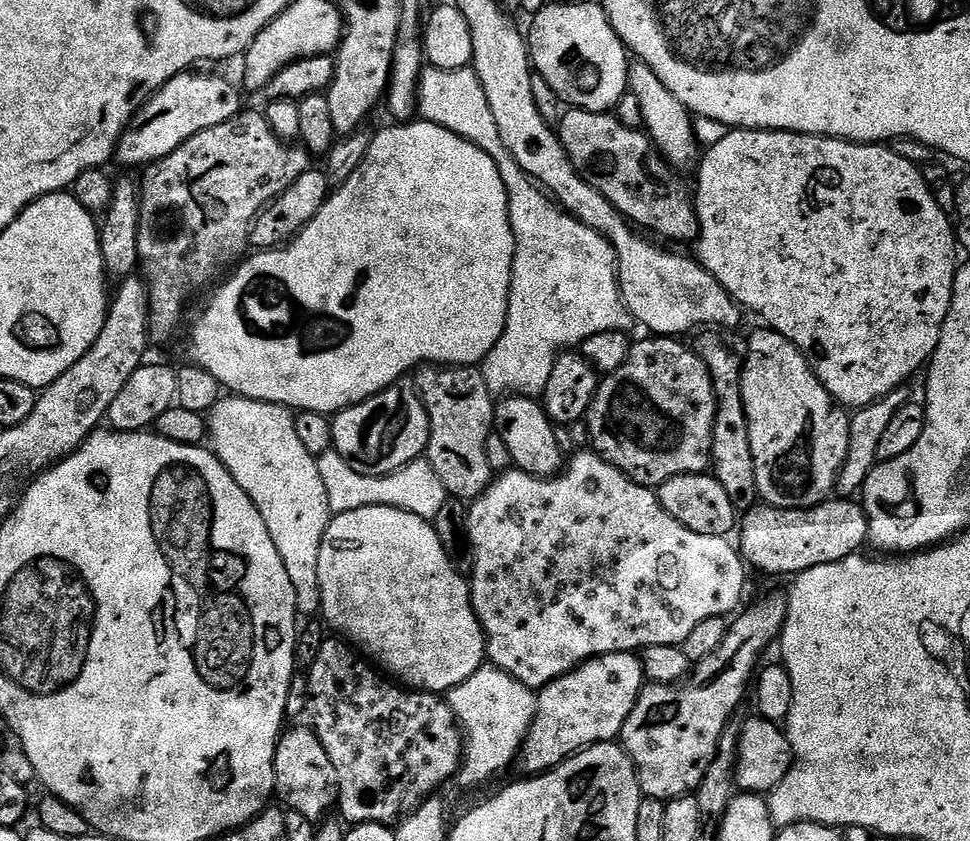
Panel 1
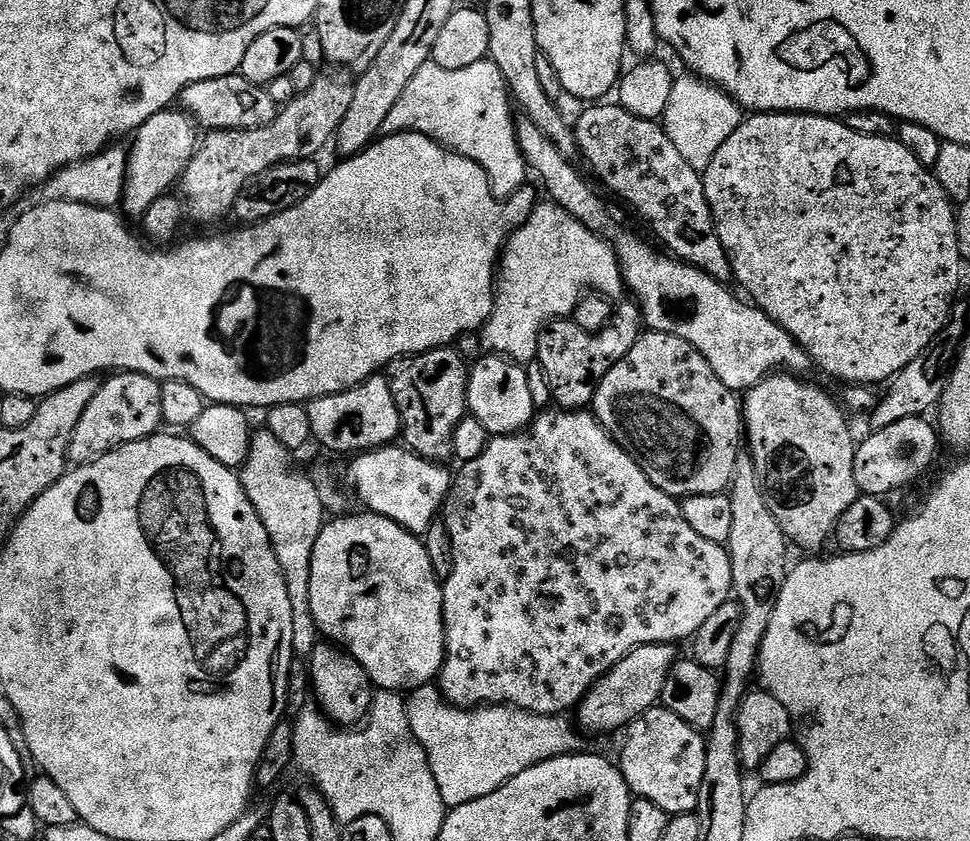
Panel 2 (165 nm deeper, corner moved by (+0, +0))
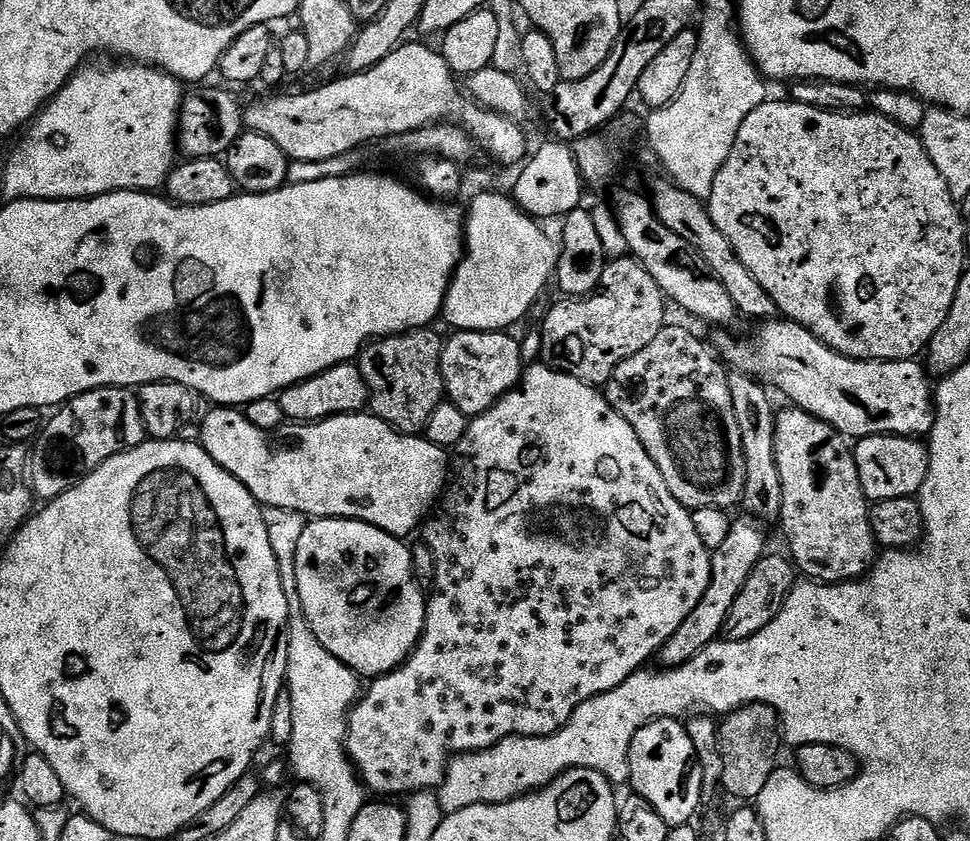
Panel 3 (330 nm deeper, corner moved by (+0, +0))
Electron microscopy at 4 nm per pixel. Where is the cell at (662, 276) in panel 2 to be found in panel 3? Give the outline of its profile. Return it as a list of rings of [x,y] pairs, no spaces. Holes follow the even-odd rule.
[[[773,318],[761,323],[753,340],[735,340],[731,331],[720,330],[716,336],[715,351],[729,369],[744,372],[765,386],[780,388],[791,403],[817,416],[831,428],[835,428],[845,438],[865,436],[910,436],[924,438],[931,433],[932,423],[936,421],[934,411],[934,388],[928,385],[929,373],[919,359],[911,360],[855,360],[826,346],[810,330],[792,320]]]

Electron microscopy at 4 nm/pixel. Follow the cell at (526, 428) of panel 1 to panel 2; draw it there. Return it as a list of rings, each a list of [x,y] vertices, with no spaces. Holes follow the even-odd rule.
[[[495,354],[485,355],[485,360],[480,360],[471,365],[468,373],[468,411],[482,426],[486,426],[489,437],[510,436],[514,432],[525,431],[538,415],[536,400],[532,397],[532,384],[528,381],[529,369],[525,365],[517,364],[515,360]]]

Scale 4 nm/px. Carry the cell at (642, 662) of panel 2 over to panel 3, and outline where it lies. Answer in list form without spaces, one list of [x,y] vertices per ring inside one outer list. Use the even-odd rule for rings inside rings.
[[[752,518],[733,519],[730,534],[726,534],[726,542],[718,546],[712,552],[712,569],[710,570],[710,586],[706,594],[702,594],[702,602],[694,606],[690,618],[674,630],[674,634],[665,643],[658,653],[658,660],[661,660],[665,669],[677,668],[694,654],[698,654],[706,646],[710,646],[724,631],[726,614],[730,614],[730,606],[734,606],[734,598],[738,598],[742,586],[746,586],[746,578],[758,566],[758,562],[766,555],[764,548],[764,532],[759,528],[757,521]]]

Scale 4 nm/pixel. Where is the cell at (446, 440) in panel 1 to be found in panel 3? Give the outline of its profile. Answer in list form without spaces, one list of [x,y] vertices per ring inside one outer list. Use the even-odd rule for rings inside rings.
[[[435,327],[415,328],[413,332],[404,332],[401,336],[386,336],[373,340],[358,357],[360,373],[368,387],[368,403],[371,415],[391,424],[401,434],[420,434],[430,422],[430,414],[445,399],[444,379],[440,369],[440,359],[444,349],[445,337],[435,332]]]

